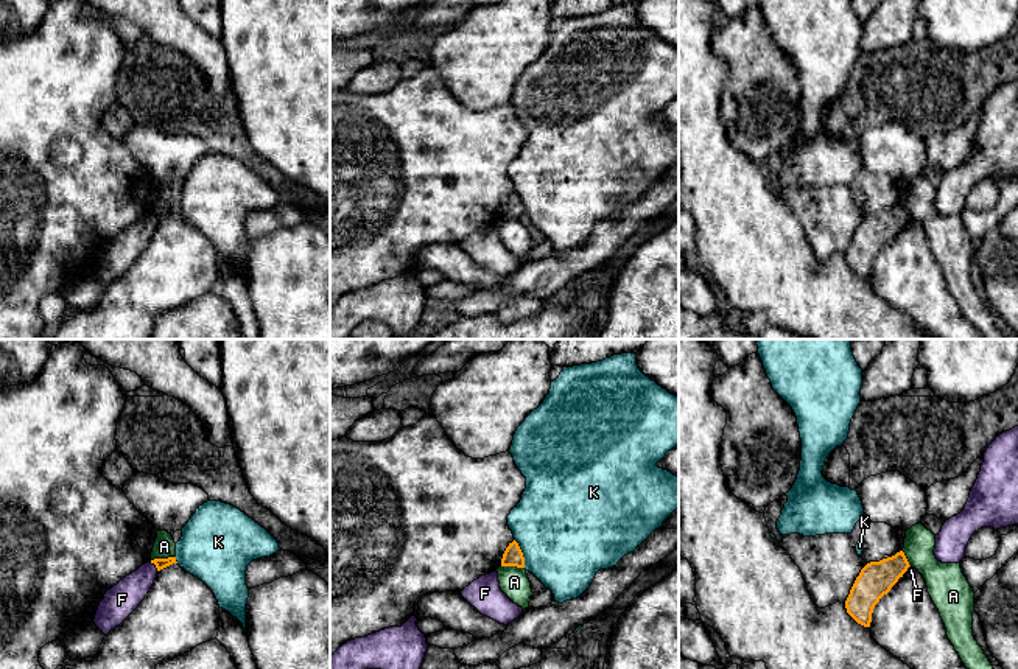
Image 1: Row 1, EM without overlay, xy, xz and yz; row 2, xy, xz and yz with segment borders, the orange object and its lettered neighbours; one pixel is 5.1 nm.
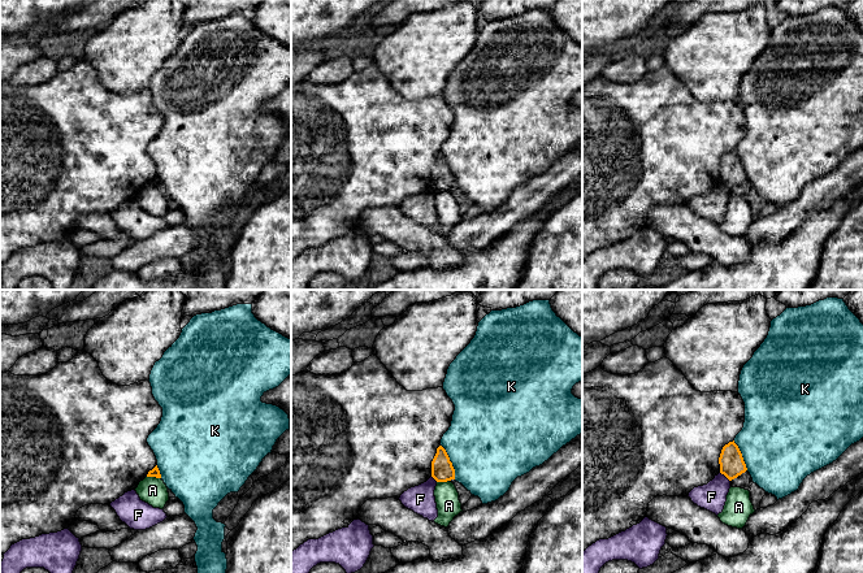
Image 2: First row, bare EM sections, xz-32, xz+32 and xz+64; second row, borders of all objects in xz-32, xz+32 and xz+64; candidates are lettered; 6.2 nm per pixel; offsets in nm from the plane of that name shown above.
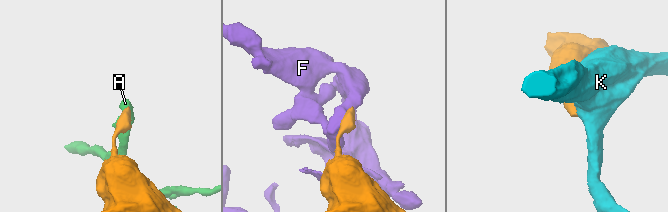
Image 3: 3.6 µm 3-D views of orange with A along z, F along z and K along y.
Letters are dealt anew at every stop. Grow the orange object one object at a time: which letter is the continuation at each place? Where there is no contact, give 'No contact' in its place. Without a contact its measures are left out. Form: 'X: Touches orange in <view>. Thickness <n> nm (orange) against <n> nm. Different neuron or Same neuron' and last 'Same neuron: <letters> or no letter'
A: Touches orange in xy. Thickness 60 nm (orange) against 110 nm. Different neuron
F: Touches orange in xy. Thickness 60 nm (orange) against 170 nm. Different neuron
K: Touches orange in xz. Thickness 100 nm (orange) against 480 nm. Different neuron
Same neuron: no letter

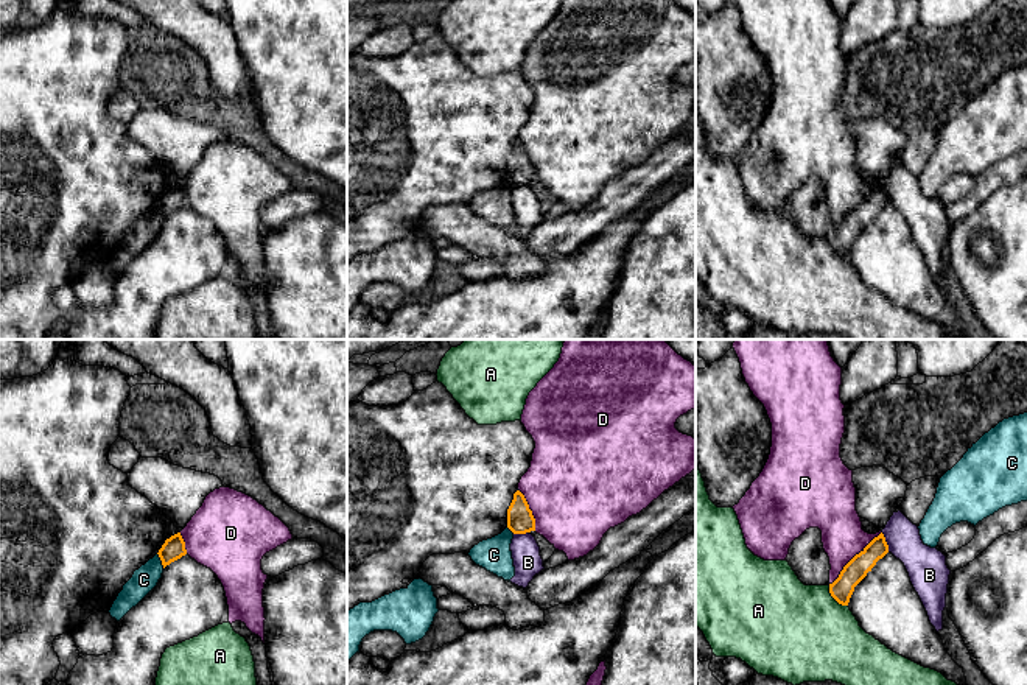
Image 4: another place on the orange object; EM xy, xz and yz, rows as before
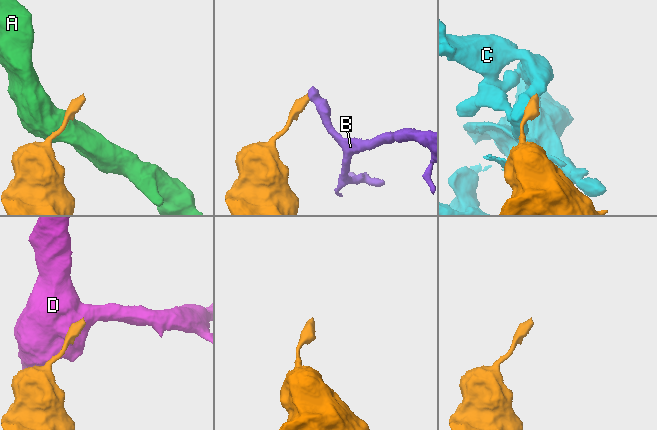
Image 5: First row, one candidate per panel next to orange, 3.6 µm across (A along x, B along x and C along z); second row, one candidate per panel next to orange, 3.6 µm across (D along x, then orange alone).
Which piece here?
A: Touches orange in yz. Thickness 120 nm (orange) against 500 nm. Different neuron
B: Touches orange in yz. Thickness 110 nm (orange) against 200 nm. Different neuron
C: Touches orange in xy. Thickness 120 nm (orange) against 130 nm. Different neuron
D: Touches orange in yz. Thickness 120 nm (orange) against 220 nm. Different neuron
Same neuron: no letter

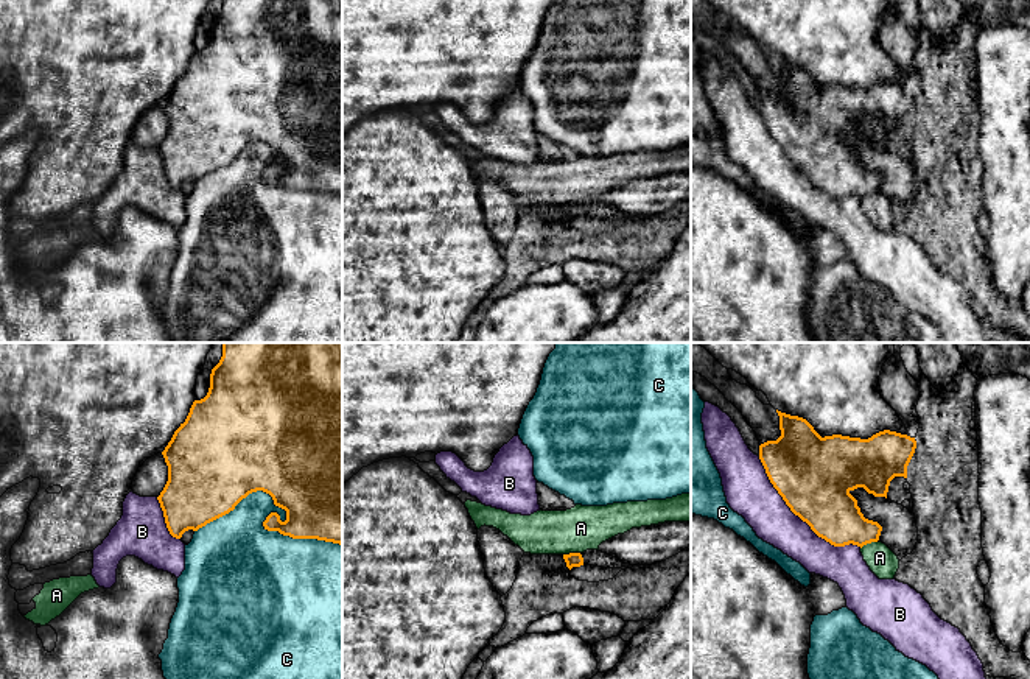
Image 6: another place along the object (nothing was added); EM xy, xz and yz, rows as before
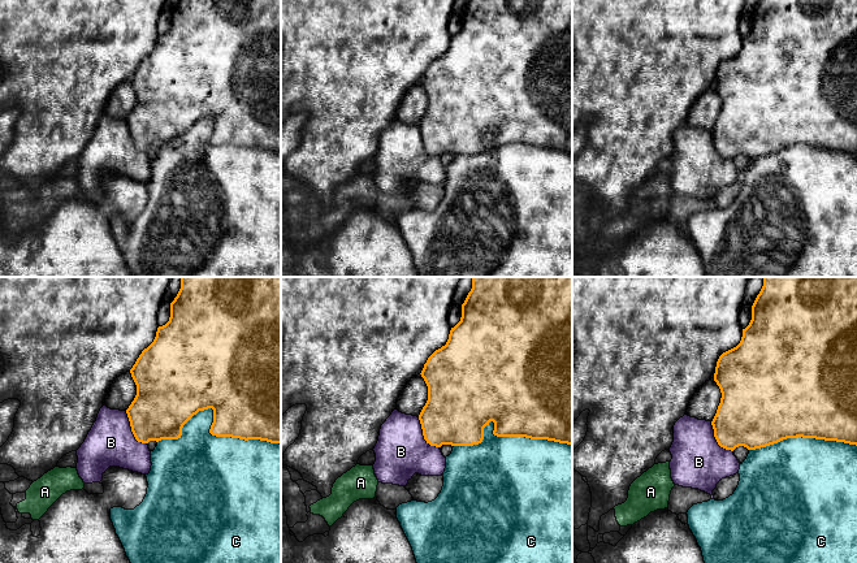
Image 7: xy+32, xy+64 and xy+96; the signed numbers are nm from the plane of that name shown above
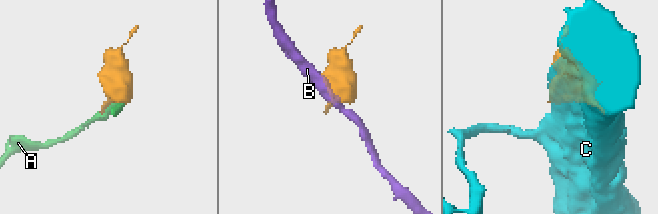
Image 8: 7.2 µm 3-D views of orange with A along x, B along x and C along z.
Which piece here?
A: Touches orange in xz. Thickness 80 nm (orange) against 240 nm. Different neuron
B: Touches orange in yz. Thickness 400 nm (orange) against 220 nm. Different neuron
C: Touches orange in xy. Thickness 420 nm (orange) against 380 nm. Different neuron
Same neuron: no letter

